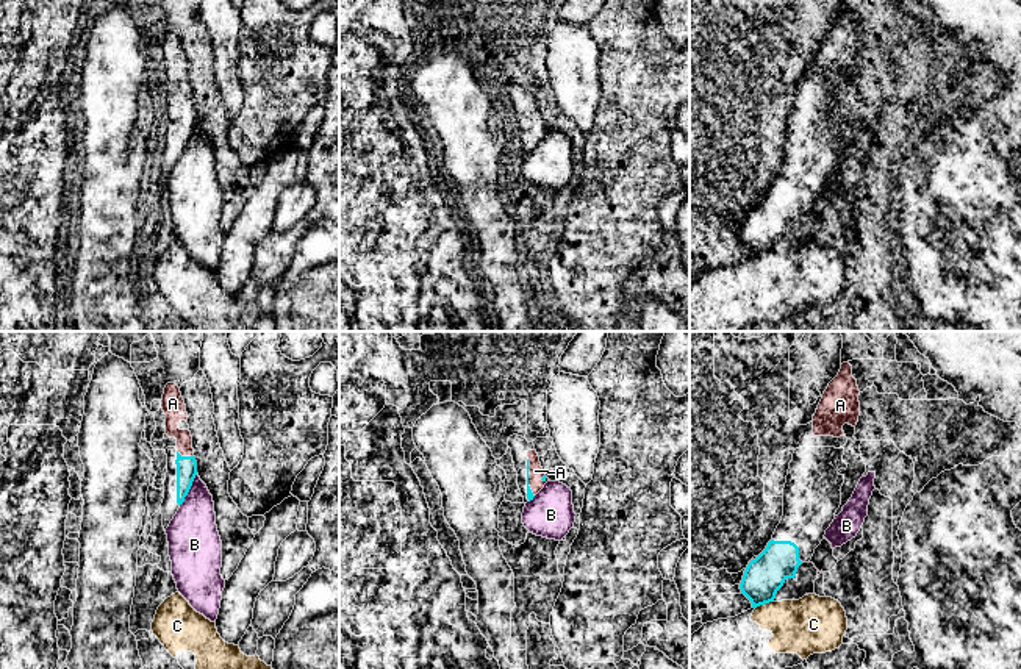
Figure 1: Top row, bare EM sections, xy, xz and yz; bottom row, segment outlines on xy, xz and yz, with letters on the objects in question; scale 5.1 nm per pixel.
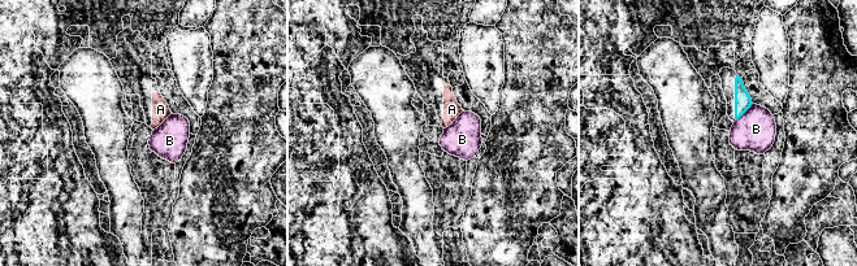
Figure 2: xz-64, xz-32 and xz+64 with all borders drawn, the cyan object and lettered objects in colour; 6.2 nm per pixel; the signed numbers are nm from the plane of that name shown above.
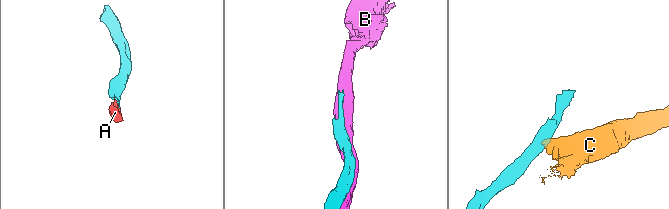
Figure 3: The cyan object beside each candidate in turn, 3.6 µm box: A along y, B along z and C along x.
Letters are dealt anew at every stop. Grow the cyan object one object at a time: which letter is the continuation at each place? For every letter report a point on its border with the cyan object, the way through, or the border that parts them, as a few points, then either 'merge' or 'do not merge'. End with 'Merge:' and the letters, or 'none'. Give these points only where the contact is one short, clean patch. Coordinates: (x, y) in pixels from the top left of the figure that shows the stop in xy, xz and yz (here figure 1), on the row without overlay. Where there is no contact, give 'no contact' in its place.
A: contact xy (185, 107); way xy (186, 116), (185, 107), (172, 60); merge
B: contact xy (189, 138); do not merge
C: contact yz (763, 254); border yz (773, 250), (755, 258); do not merge
Merge: A

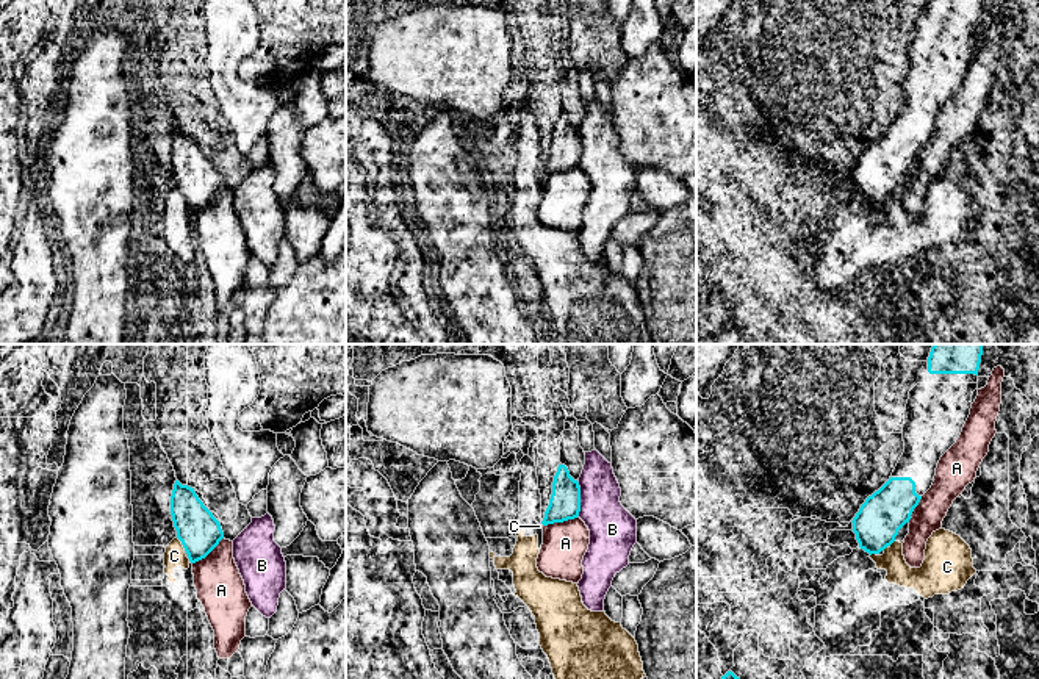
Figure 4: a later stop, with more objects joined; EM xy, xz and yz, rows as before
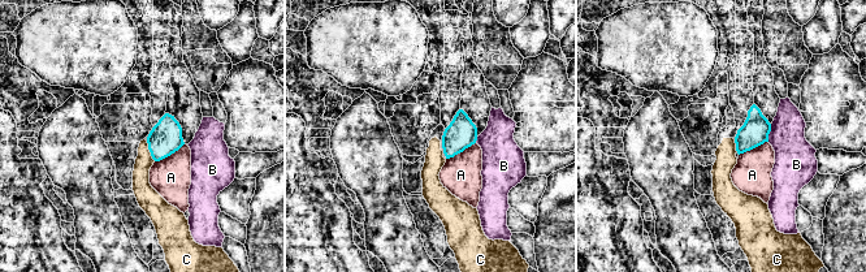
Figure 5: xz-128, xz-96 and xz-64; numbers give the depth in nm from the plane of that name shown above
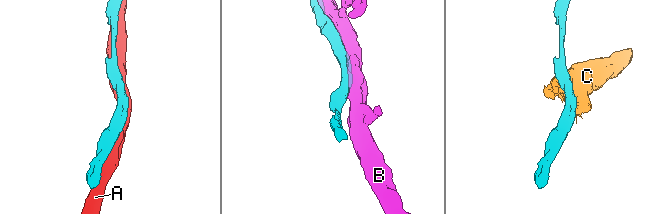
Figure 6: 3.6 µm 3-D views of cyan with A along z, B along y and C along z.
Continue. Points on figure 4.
A: contact xz (560, 171); do not merge
B: contact xz (579, 147); do not merge
C: contact xy (182, 193); border xy (177, 186), (185, 199); do not merge
Merge: none

